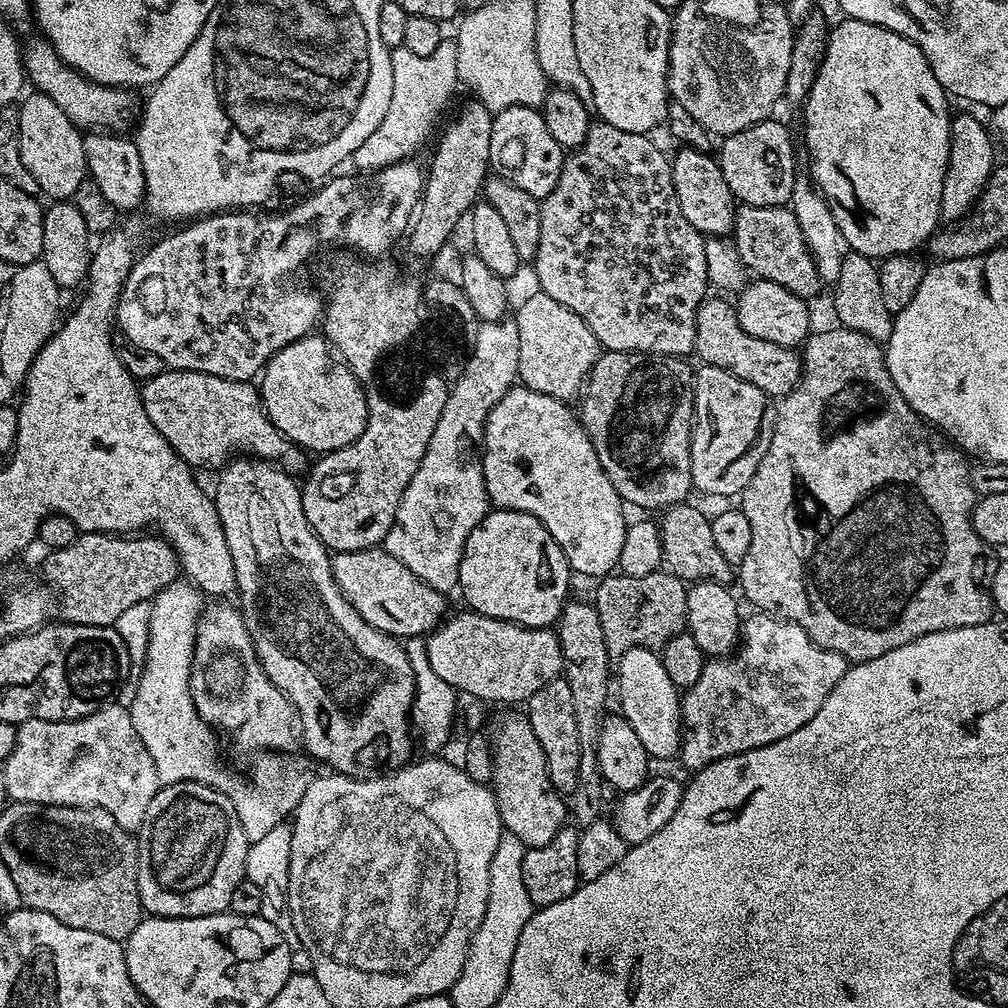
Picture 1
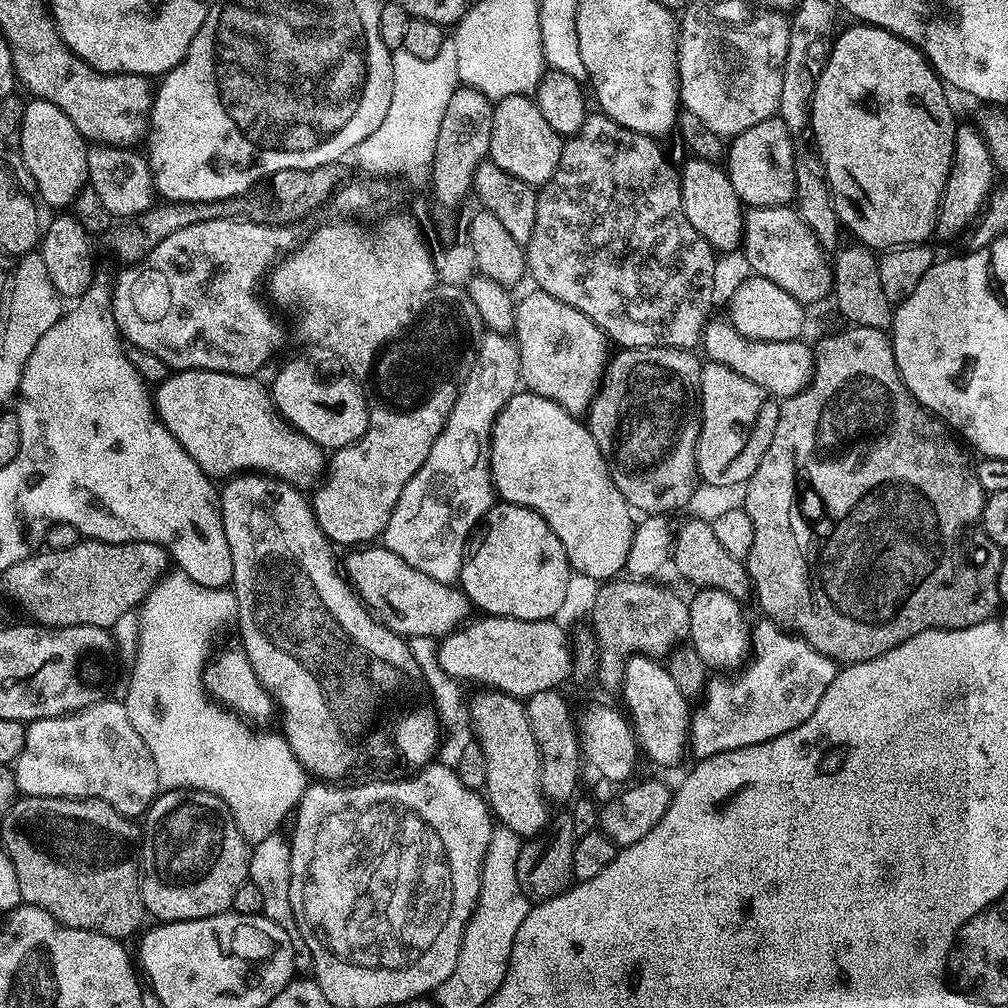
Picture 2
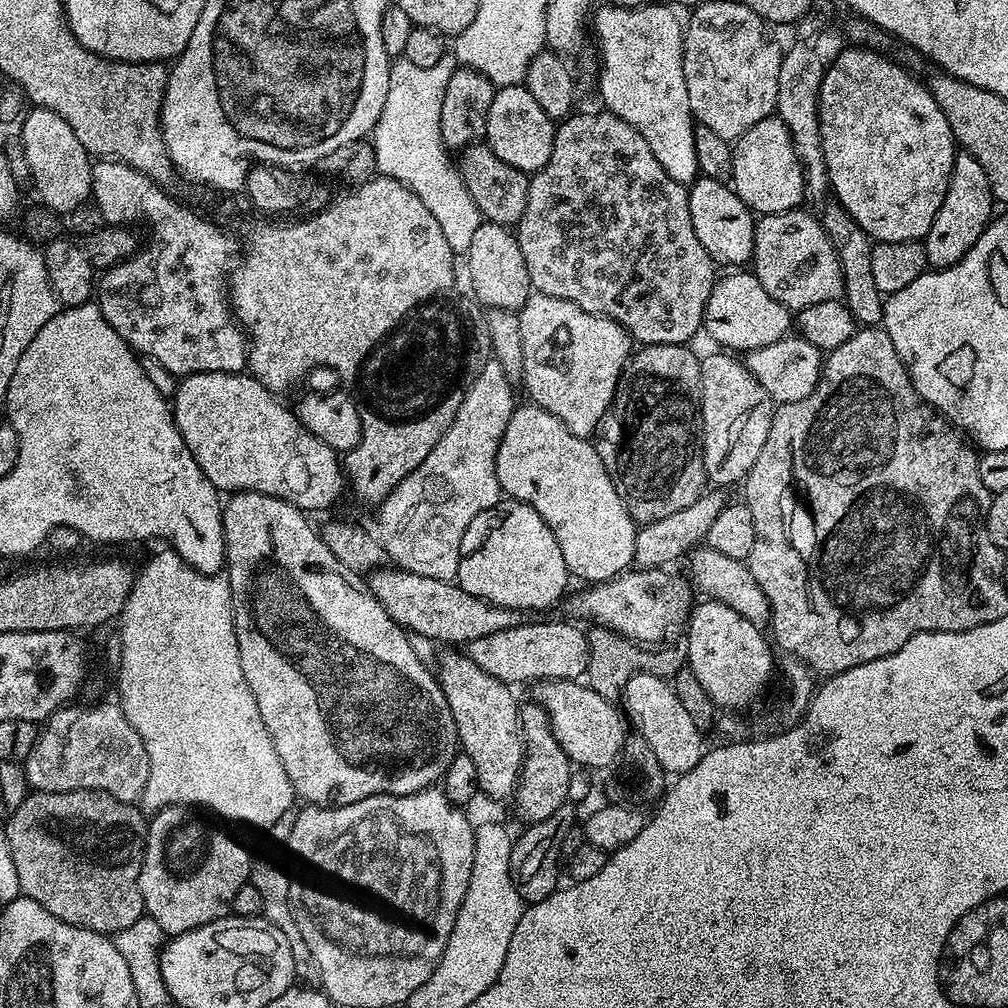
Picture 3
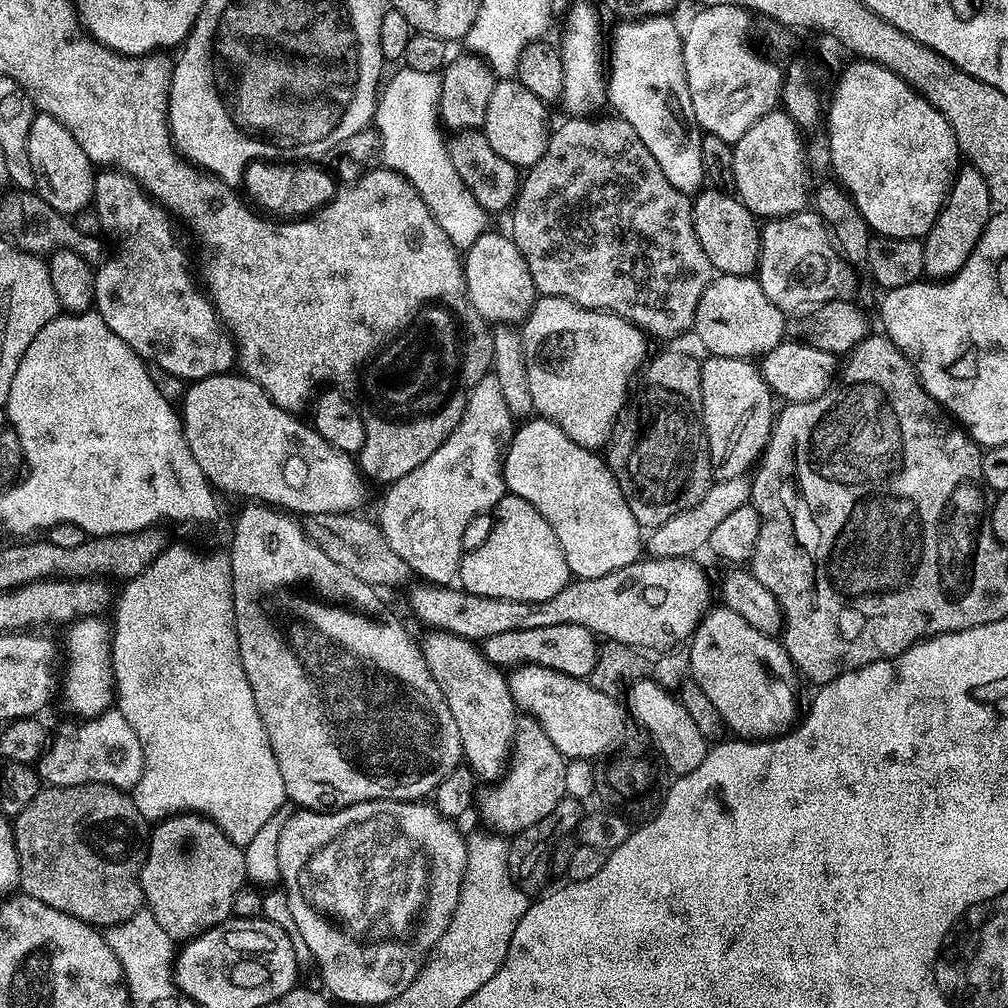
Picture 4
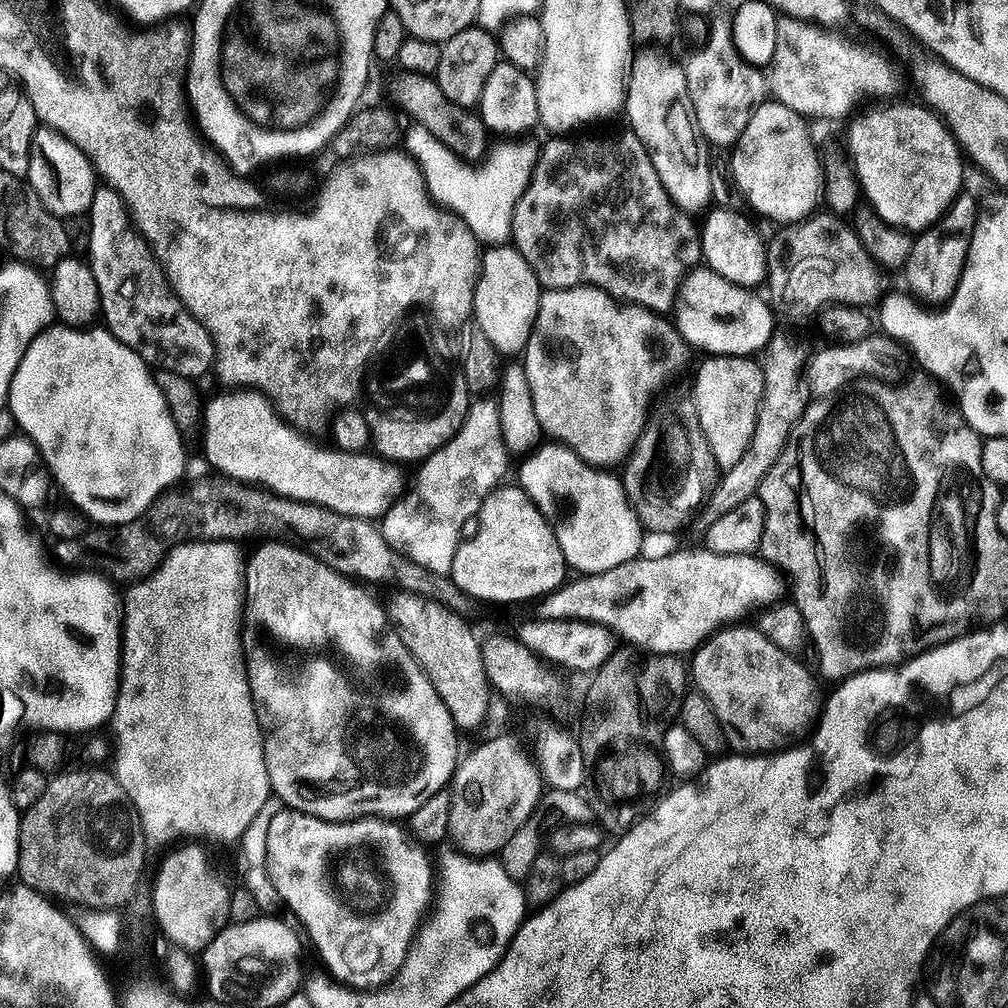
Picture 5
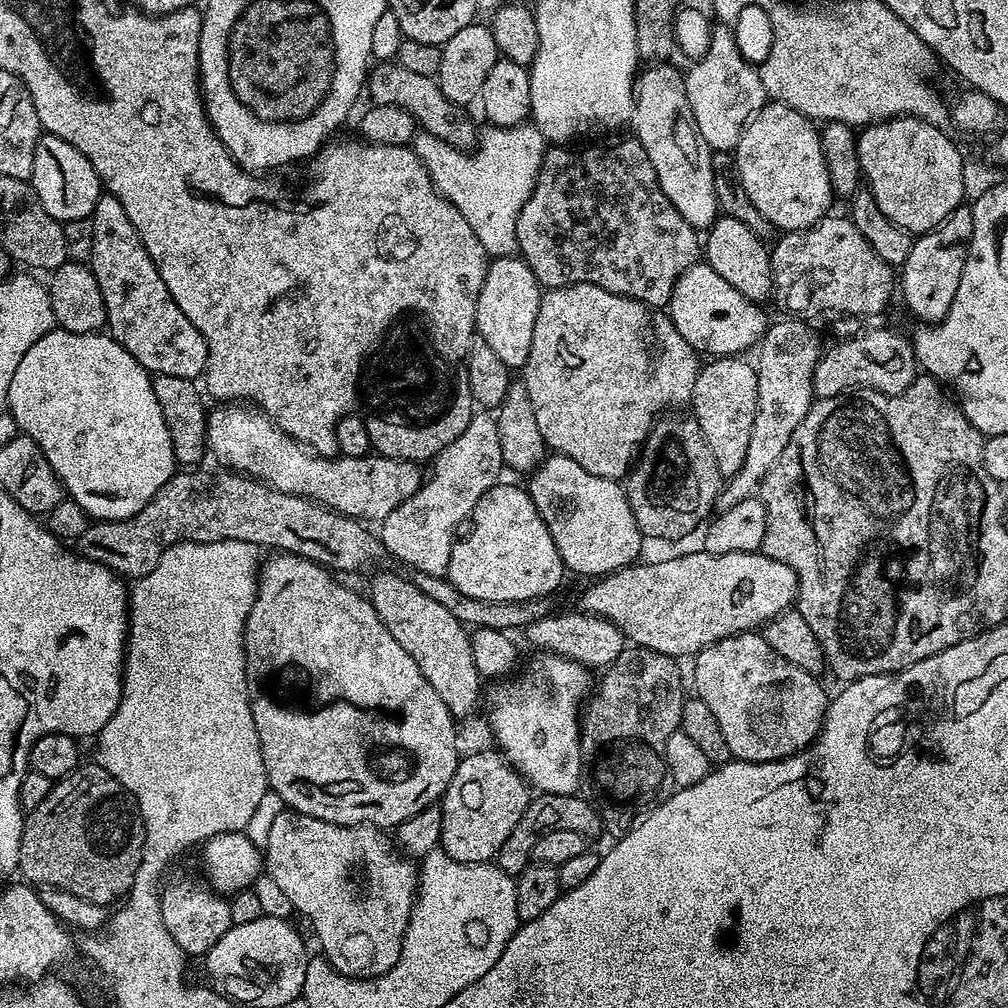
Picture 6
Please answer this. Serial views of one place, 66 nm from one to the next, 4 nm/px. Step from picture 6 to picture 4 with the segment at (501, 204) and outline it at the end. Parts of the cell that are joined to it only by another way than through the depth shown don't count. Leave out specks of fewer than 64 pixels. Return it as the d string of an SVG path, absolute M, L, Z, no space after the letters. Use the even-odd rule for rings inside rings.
M401 67L399 71L393 74L389 84L387 81L383 85L376 105L374 124L380 134L383 167L401 172L416 187L416 193L420 195L422 202L426 202L426 206L432 211L432 216L438 222L438 226L442 226L442 230L451 238L452 243L457 246L467 246L479 238L489 227L490 216L485 208L476 201L474 194L470 194L470 190L462 182L462 178L458 178L458 170L454 170L448 157L448 145L442 136L440 140L437 73L421 74L419 70L410 70L405 67Z

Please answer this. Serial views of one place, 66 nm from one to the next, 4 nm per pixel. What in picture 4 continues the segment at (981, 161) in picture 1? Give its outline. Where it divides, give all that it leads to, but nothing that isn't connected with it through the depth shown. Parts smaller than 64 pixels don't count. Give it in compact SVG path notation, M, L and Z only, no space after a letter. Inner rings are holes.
M964 166L956 173L956 180L948 192L934 226L928 231L924 241L924 276L936 282L943 282L954 276L970 258L978 238L988 225L988 219L994 215L994 205L990 198L990 190L986 186L986 178L978 174L971 166Z

